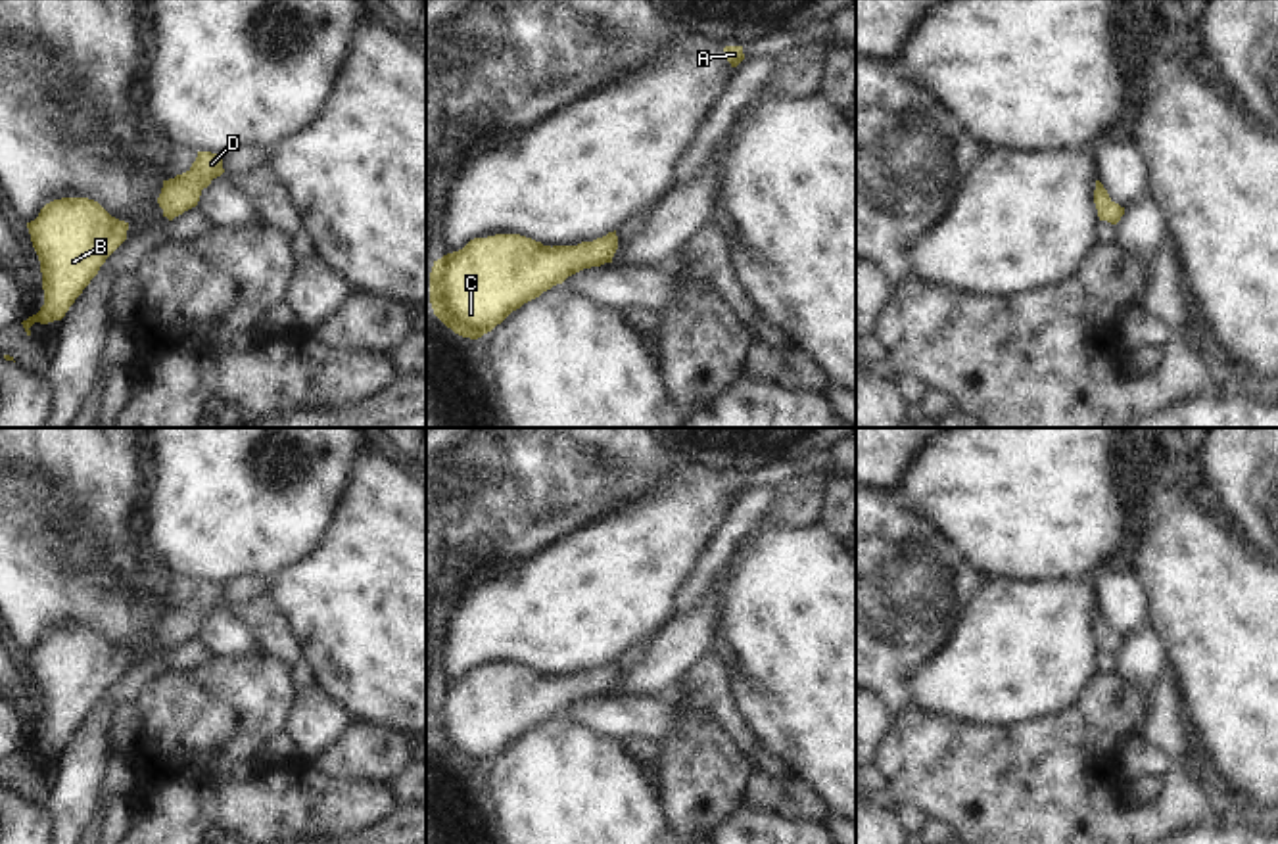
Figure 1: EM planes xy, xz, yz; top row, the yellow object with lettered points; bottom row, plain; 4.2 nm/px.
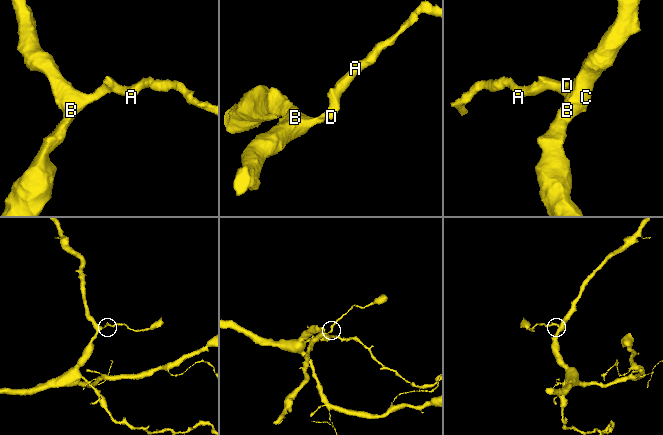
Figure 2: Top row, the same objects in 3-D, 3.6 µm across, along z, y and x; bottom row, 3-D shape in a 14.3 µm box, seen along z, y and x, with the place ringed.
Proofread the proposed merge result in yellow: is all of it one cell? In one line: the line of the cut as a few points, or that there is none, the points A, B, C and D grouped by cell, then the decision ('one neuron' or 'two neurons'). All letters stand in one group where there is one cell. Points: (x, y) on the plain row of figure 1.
no cut | A B C D | one neuron

